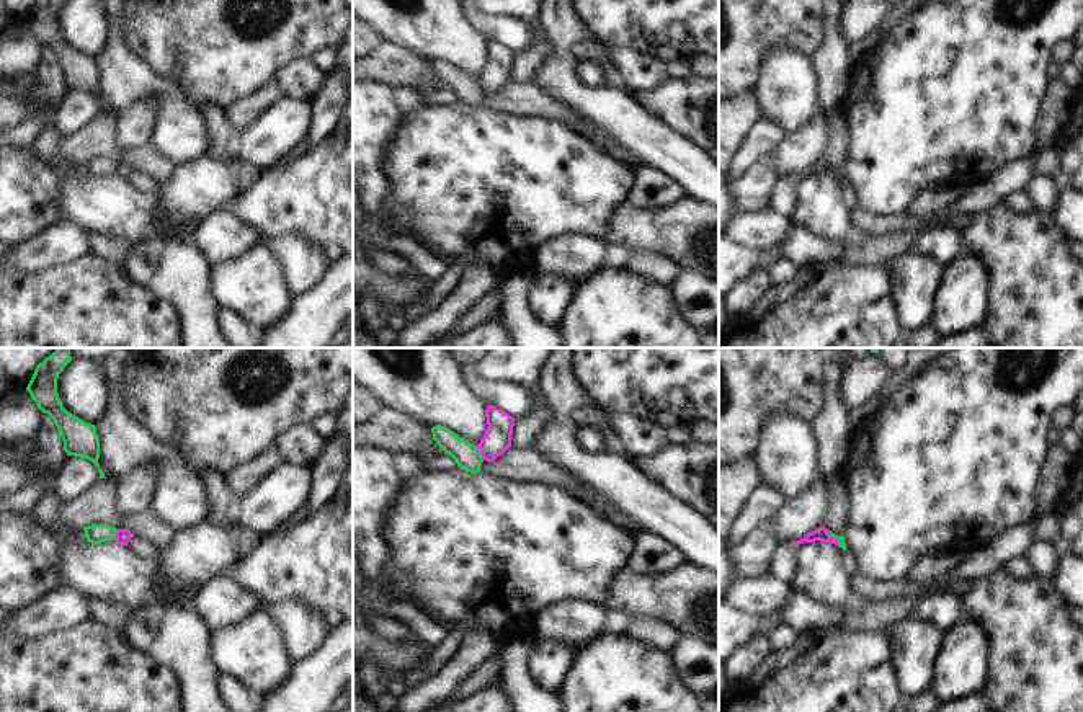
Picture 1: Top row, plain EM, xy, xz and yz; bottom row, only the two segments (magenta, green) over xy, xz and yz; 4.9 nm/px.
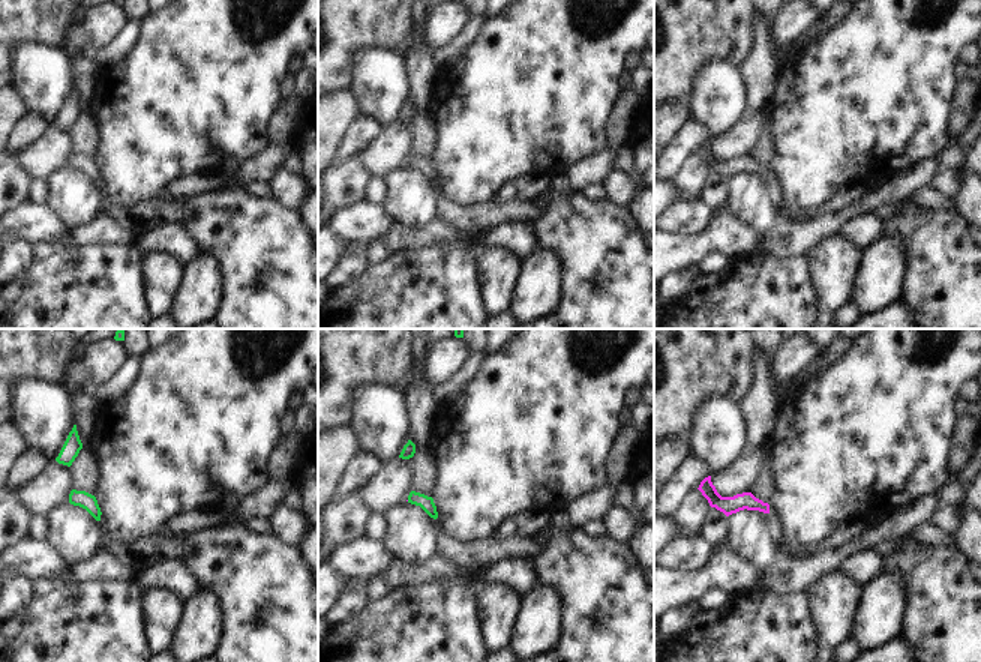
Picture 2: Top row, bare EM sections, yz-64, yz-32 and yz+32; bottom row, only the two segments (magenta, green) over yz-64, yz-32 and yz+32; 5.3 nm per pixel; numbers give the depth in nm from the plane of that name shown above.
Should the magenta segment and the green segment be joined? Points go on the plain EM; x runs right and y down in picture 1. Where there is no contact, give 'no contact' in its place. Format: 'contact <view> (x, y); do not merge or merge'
contact xz (481, 87); do not merge

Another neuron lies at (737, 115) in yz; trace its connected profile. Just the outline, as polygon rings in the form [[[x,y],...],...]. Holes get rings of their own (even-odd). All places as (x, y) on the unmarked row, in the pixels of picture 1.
[[[753,93],[719,101],[719,180],[760,118],[760,103]]]

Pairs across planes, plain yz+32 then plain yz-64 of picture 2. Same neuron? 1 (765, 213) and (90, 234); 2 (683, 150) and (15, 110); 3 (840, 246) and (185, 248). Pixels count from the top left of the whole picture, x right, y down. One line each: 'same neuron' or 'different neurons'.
1: different neurons
2: different neurons
3: different neurons

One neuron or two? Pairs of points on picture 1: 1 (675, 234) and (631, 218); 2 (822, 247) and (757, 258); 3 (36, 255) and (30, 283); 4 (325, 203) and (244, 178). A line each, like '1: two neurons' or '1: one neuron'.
1: one neuron
2: one neuron
3: two neurons
4: two neurons

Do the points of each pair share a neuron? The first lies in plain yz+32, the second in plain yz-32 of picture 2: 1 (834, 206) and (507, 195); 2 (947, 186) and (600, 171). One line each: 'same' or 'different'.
1: same
2: different

